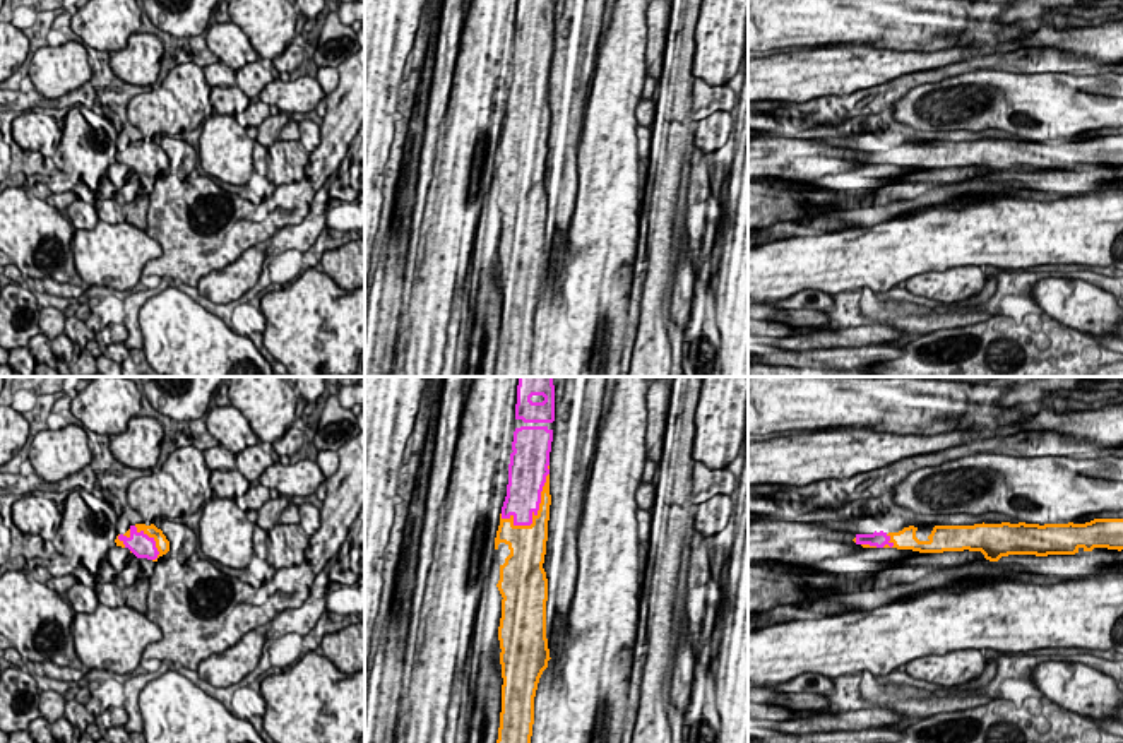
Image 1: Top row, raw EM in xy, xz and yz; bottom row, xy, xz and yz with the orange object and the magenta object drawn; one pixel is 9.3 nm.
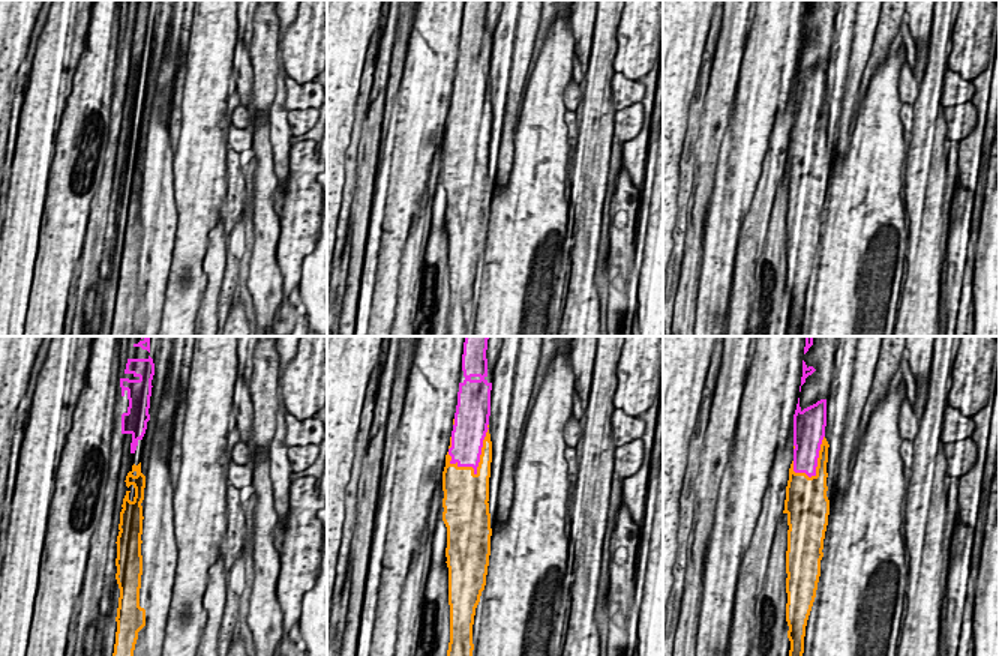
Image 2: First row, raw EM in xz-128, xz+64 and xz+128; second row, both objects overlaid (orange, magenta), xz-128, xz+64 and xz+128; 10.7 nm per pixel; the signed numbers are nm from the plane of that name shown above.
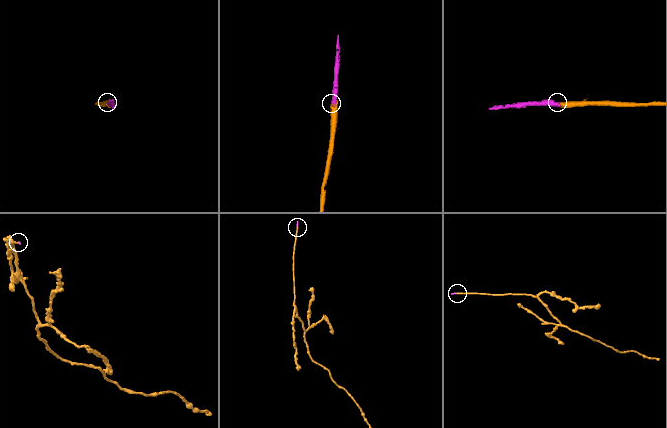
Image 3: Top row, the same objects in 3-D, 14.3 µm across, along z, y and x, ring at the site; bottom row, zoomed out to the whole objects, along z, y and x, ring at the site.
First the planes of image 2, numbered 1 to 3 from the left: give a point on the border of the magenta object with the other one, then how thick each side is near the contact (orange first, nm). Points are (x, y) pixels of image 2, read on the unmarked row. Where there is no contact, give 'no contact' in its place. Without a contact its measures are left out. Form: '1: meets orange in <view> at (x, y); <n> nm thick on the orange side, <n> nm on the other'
1: no contact
2: meets orange in xz+64 at (480, 122); 200 nm thick on the orange side, 360 nm on the other
3: meets orange in xz+128 at (818, 128); 240 nm thick on the orange side, 280 nm on the other

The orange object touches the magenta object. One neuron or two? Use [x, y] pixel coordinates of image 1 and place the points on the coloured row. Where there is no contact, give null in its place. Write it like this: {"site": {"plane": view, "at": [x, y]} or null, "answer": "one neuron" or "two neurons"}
{"site": {"plane": "xz", "at": [538, 514]}, "answer": "one neuron"}

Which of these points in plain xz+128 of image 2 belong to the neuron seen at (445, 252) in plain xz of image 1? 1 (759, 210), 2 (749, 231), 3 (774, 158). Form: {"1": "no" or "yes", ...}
{"1": "no", "2": "no", "3": "no"}

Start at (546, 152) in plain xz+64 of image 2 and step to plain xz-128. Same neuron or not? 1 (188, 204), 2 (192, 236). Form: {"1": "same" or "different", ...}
{"1": "same", "2": "same"}

